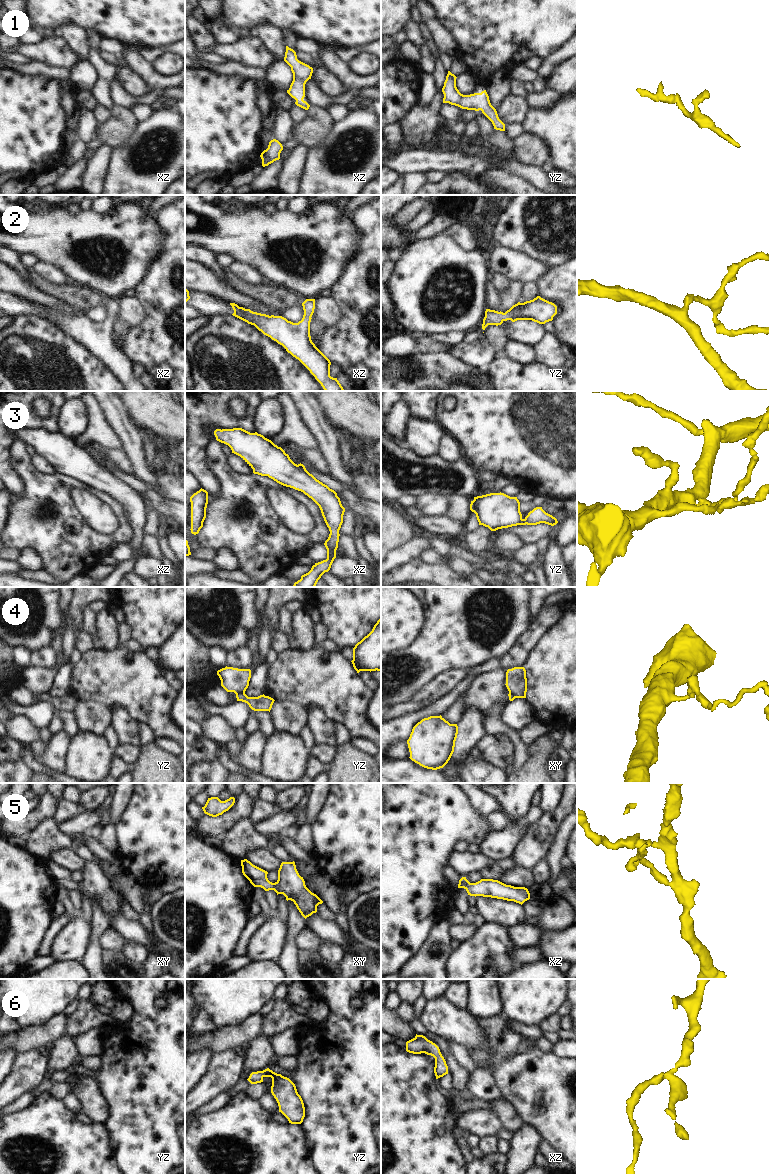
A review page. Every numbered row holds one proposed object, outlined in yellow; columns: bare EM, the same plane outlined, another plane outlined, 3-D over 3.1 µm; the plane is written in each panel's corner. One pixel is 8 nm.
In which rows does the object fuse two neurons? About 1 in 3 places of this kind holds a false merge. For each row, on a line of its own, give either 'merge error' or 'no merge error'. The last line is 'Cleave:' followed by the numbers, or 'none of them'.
1: no merge error
2: no merge error
3: no merge error
4: merge error
5: no merge error
6: no merge error
Cleave: 4

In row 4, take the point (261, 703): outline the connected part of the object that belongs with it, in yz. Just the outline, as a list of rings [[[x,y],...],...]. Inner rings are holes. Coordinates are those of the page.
[[[238,693],[236,695],[237,701],[245,702],[249,705],[249,707],[254,711],[269,711],[272,708],[274,703],[274,699],[269,697],[260,695],[258,697],[248,697],[245,693]]]

